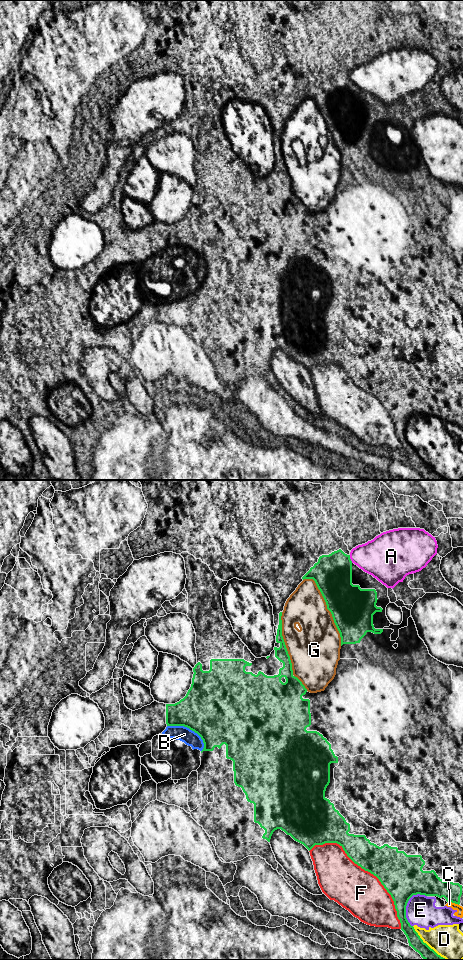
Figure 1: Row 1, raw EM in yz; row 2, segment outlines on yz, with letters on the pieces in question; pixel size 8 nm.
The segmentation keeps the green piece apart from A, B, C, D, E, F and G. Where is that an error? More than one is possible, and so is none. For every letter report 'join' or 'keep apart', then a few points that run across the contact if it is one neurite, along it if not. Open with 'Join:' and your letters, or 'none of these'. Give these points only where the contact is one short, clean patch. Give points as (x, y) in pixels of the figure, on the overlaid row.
Join: none of these
A: keep apart
B: keep apart; line yz (167, 725), (183, 725), (193, 730), (202, 740), (203, 749)
C: keep apart; line yz (448, 901), (458, 905)
D: keep apart
E: keep apart
F: keep apart
G: keep apart

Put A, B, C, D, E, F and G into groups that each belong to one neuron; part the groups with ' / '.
A / B / C D E / F / G

